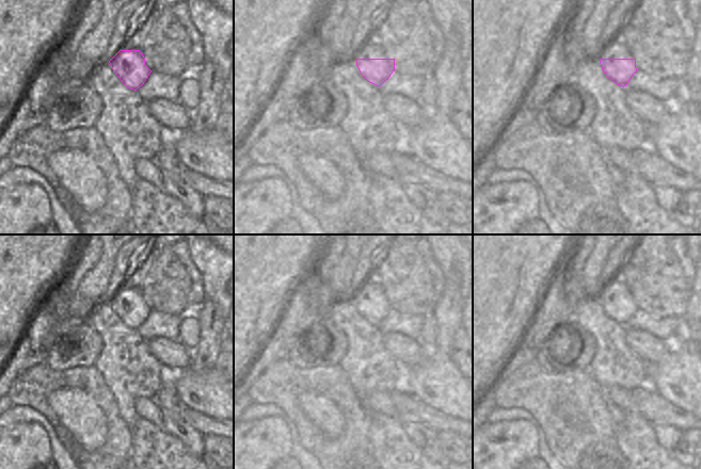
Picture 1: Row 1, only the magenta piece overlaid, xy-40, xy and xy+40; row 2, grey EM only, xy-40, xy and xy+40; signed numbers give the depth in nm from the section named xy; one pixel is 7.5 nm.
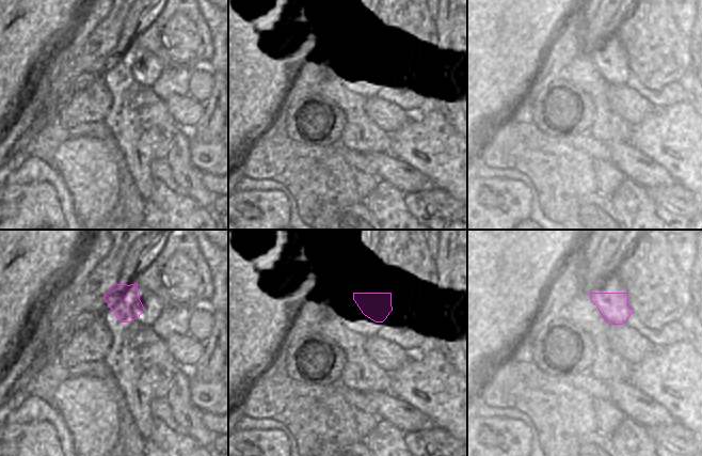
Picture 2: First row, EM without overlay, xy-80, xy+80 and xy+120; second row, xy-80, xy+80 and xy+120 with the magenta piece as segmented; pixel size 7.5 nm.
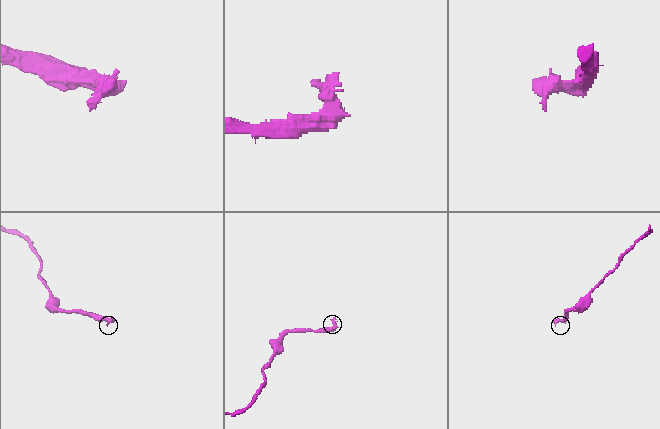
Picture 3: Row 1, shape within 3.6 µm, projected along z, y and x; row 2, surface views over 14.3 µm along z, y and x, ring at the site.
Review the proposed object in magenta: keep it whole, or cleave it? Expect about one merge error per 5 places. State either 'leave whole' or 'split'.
split

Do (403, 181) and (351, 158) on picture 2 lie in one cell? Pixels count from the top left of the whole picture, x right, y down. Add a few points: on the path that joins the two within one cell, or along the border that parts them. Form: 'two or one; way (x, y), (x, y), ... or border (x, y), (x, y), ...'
one; way (391, 170), (383, 164), (364, 161)

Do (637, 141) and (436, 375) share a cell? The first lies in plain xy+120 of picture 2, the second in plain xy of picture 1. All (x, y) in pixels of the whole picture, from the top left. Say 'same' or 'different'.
same

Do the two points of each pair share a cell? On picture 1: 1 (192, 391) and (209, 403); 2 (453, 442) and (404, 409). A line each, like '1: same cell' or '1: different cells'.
1: same cell
2: different cells

